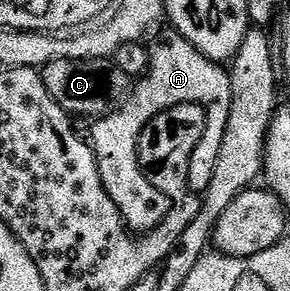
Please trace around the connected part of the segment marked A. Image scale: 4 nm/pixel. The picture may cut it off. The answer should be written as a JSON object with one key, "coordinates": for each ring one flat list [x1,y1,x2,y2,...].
{"coordinates":[[172,31,169,34,169,37,162,38,156,46,151,46,151,61,147,74,135,82,128,100,107,117,97,117,91,122,90,144,93,152,96,153,102,185,110,199,117,205,124,224,136,235,143,235,152,229,157,229,166,219,170,206,169,194,150,183,140,163,139,141,147,124,160,112,164,112,168,108,178,107,179,104,196,104,204,109,205,115,208,117,208,126,205,129,204,140,200,141,194,148,192,158,189,161,188,179,188,189,197,195,203,195,206,187,210,187,210,178,214,175,214,163,218,163,218,151,222,147,222,135,226,135,226,119,230,119,232,79,229,70,219,61,206,59,206,55,202,55,202,51,195,49,179,33]]}

